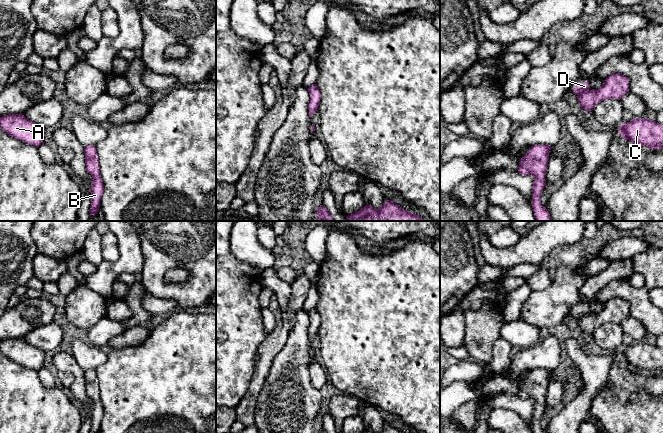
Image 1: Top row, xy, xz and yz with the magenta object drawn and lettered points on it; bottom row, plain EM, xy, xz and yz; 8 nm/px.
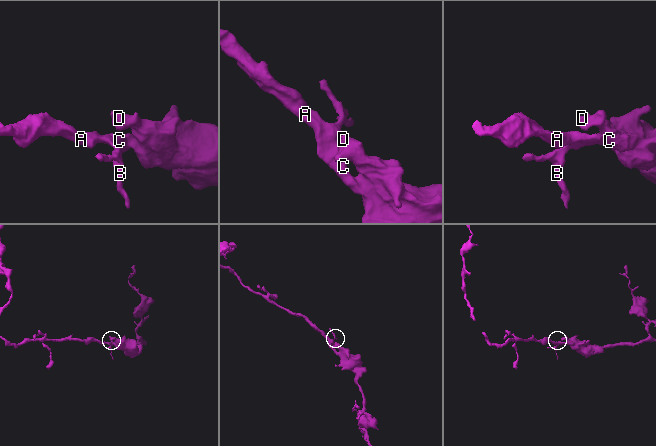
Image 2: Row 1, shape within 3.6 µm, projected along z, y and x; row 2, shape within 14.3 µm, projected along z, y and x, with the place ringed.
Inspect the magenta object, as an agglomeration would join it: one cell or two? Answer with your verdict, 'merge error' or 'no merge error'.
no merge error

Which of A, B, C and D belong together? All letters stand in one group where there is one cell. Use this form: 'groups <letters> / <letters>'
groups A B C D

